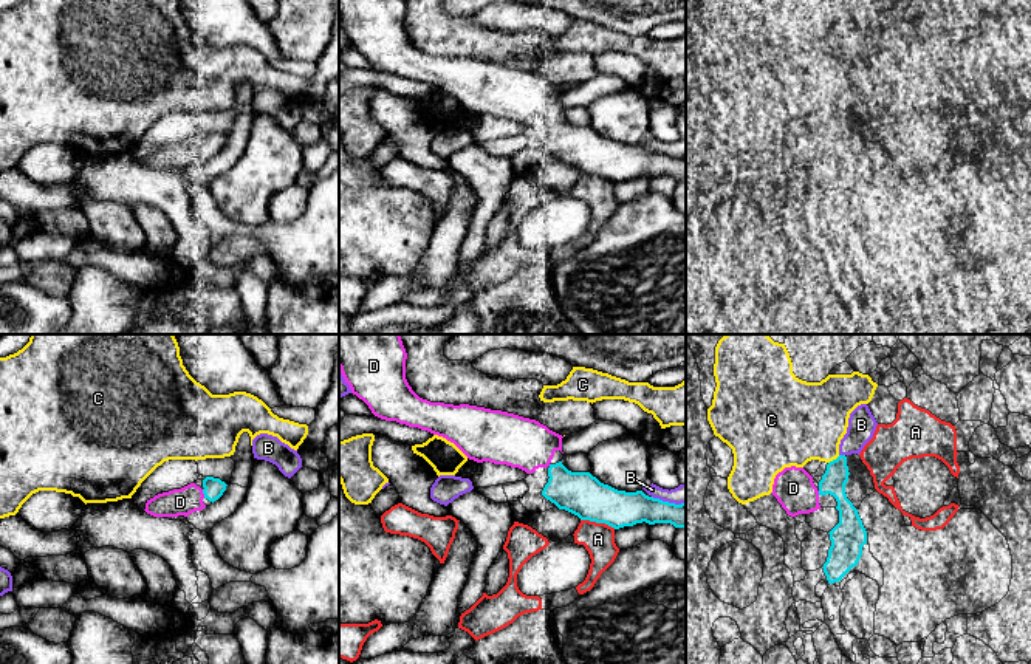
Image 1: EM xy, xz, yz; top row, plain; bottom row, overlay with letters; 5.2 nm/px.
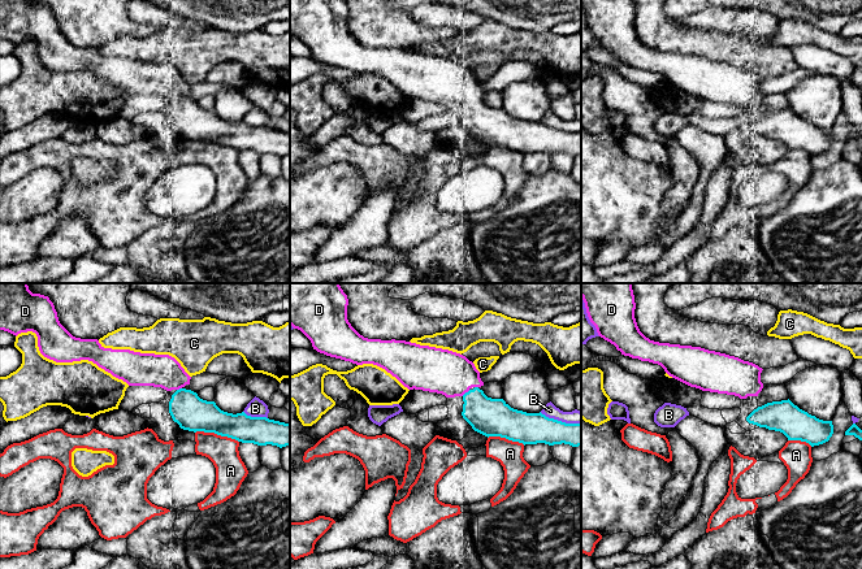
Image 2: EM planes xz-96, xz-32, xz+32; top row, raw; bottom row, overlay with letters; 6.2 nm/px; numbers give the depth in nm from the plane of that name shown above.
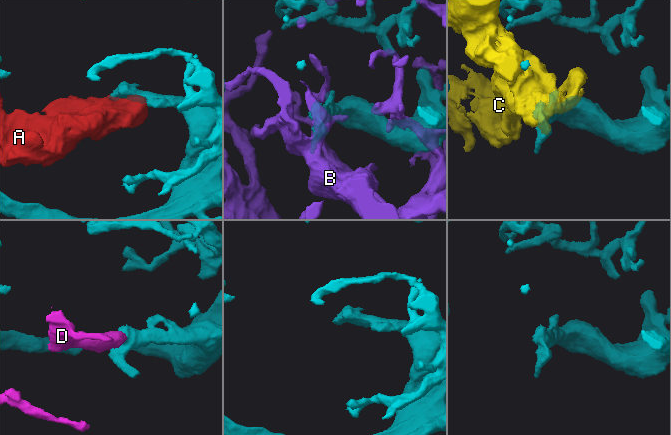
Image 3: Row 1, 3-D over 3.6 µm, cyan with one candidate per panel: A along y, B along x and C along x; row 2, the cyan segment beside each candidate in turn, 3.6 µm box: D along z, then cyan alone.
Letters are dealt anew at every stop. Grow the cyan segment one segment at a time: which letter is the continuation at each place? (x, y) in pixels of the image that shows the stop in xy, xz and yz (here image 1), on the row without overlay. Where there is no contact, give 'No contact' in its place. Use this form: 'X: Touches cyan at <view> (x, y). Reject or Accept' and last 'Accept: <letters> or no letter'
A: Touches cyan at xz (598, 175). Reject
B: Touches cyan at xz (667, 155). Reject
C: Touches cyan at yz (833, 113). Reject
D: Touches cyan at xy (203, 146). Accept
Accept: D

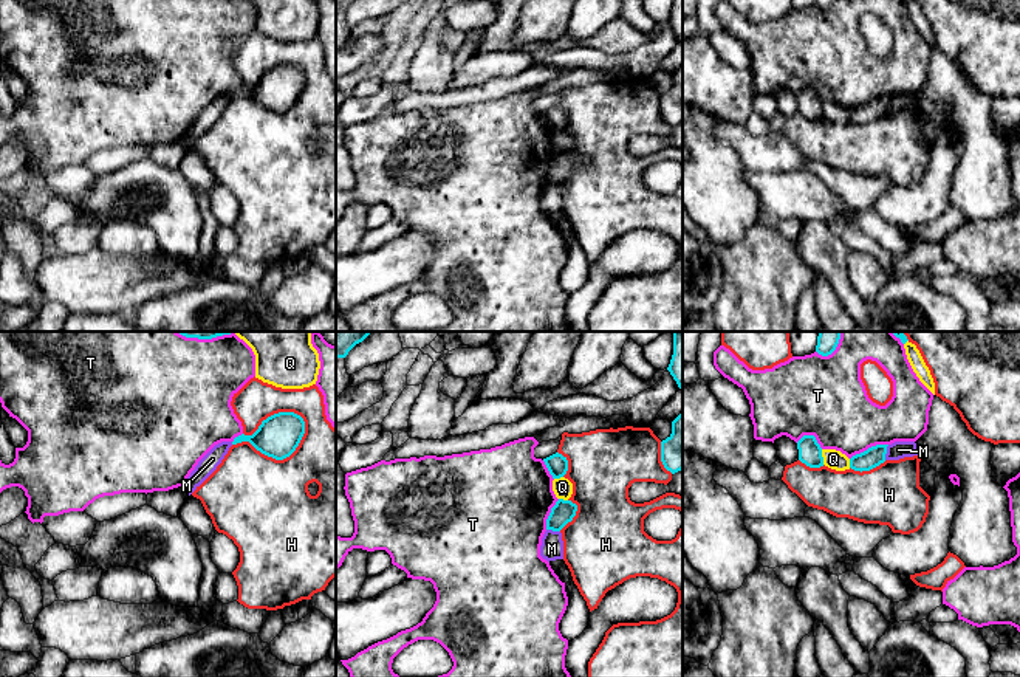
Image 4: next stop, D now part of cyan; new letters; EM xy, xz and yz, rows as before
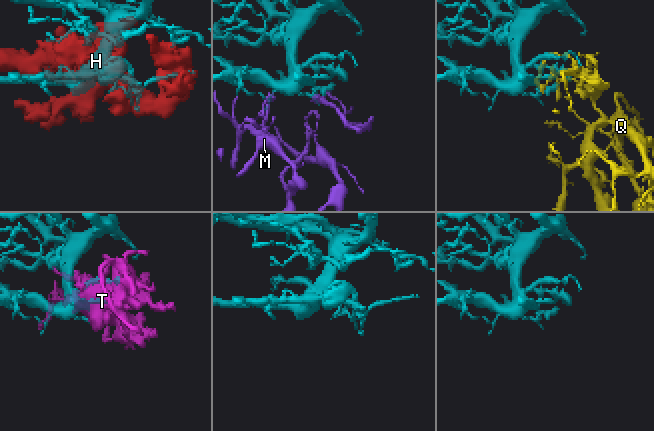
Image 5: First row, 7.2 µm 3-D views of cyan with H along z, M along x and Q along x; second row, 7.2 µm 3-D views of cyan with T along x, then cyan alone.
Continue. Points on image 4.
H: Touches cyan at xy (277, 112). Reject
M: Touches cyan at yz (886, 106). Reject
Q: Touches cyan at yz (822, 110). Reject
T: Touches cyan at yz (869, 101). Reject
Accept: no letter

